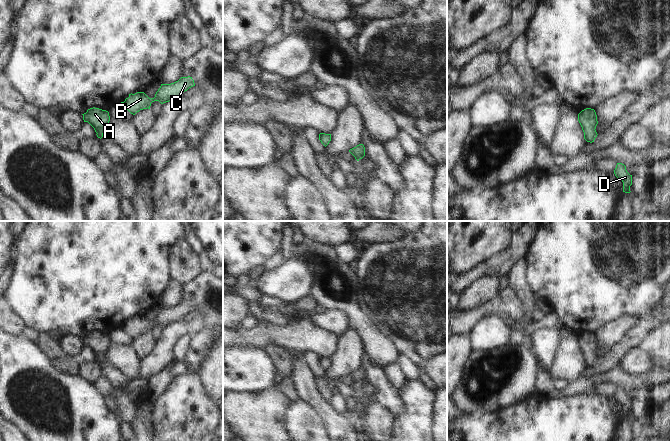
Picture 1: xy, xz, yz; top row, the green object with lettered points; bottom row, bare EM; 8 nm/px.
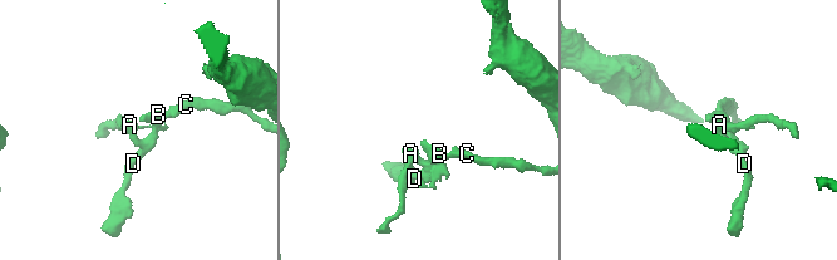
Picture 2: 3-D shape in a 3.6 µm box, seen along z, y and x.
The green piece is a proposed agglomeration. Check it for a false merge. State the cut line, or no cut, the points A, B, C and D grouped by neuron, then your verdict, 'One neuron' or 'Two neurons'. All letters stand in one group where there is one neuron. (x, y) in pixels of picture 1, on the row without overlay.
No split. Groups: A B C D. One neuron.

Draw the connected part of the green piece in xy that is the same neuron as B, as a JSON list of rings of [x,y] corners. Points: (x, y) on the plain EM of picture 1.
[[[181,301],[178,305],[171,308],[161,308],[154,322],[149,322],[144,316],[129,318],[129,321],[121,326],[121,330],[135,339],[143,333],[150,333],[151,327],[159,325],[161,328],[169,326],[179,321],[183,316],[195,310],[192,301]]]

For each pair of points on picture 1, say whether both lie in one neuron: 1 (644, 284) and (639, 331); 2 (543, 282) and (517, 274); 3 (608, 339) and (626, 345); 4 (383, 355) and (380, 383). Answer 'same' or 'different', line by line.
1: different
2: different
3: different
4: different

